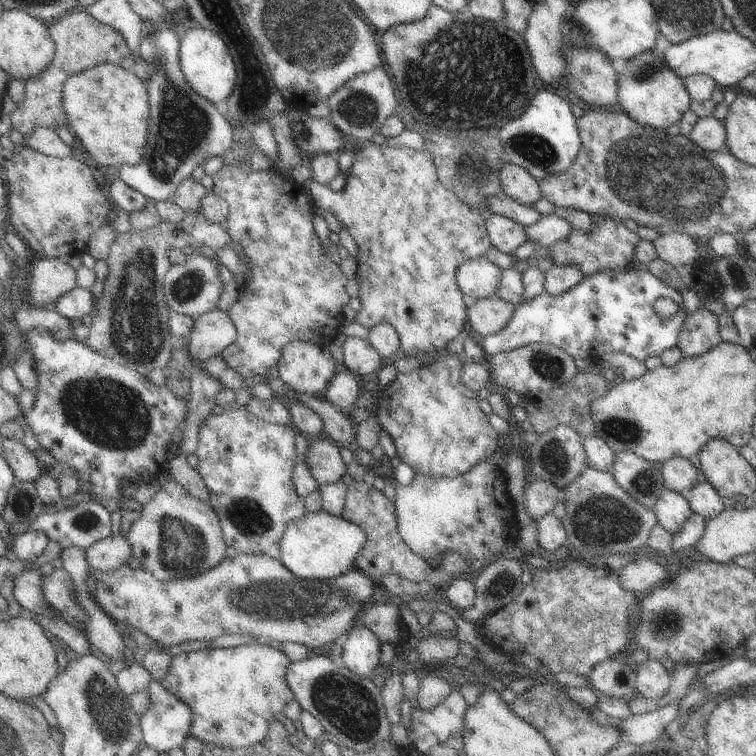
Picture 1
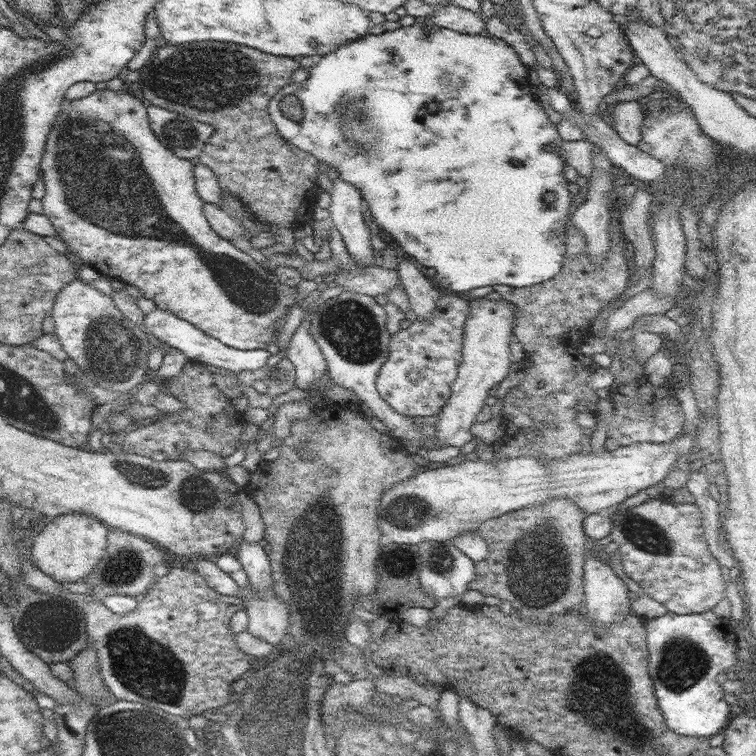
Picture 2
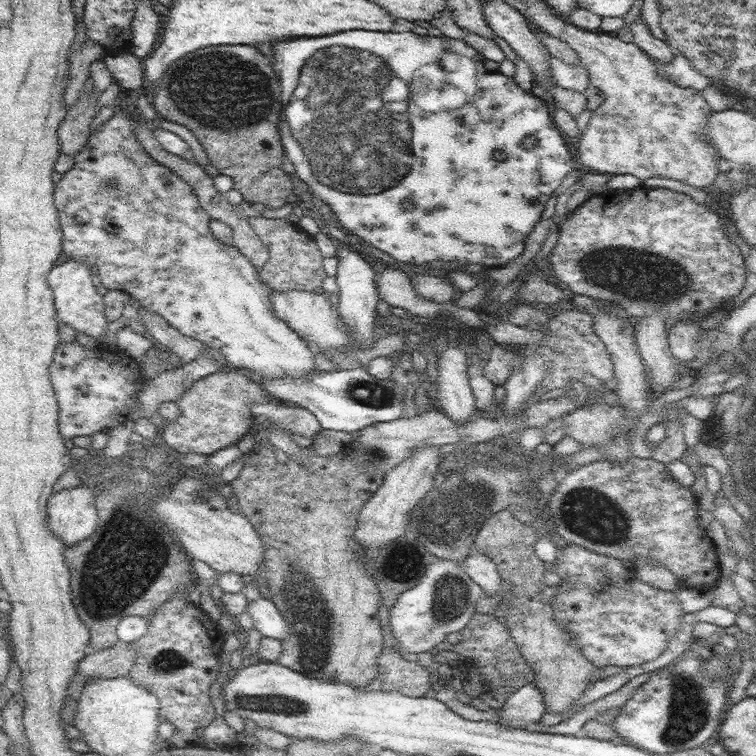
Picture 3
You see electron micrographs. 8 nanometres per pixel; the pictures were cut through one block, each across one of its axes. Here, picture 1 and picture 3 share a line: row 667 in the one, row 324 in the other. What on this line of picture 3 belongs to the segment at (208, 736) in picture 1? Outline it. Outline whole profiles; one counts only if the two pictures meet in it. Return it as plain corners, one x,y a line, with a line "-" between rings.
116,109
114,115
108,119
102,126
94,130
94,134
88,138
88,142
84,148
75,156
75,161
70,170
64,173
64,177
55,183
54,204
58,212
58,221
62,230
63,258
76,259
88,266
95,264
99,273
97,280
99,284
103,284
108,290
118,289
128,293
138,306
142,306
157,315
163,316
168,324
177,328
182,334
190,336
203,342
208,347
220,349
222,355
230,367
241,369
251,373
255,377
263,378
308,378
314,372
316,366
316,358
314,357
316,350
292,329
284,319
278,318
272,306
272,288
260,279
257,268
234,246
222,244
220,240
216,240
216,236
210,230
209,215
201,208
192,186
184,182
178,174
170,170
170,168
158,164
148,152
142,148
140,140
136,138
136,120
132,120
132,116
124,110

